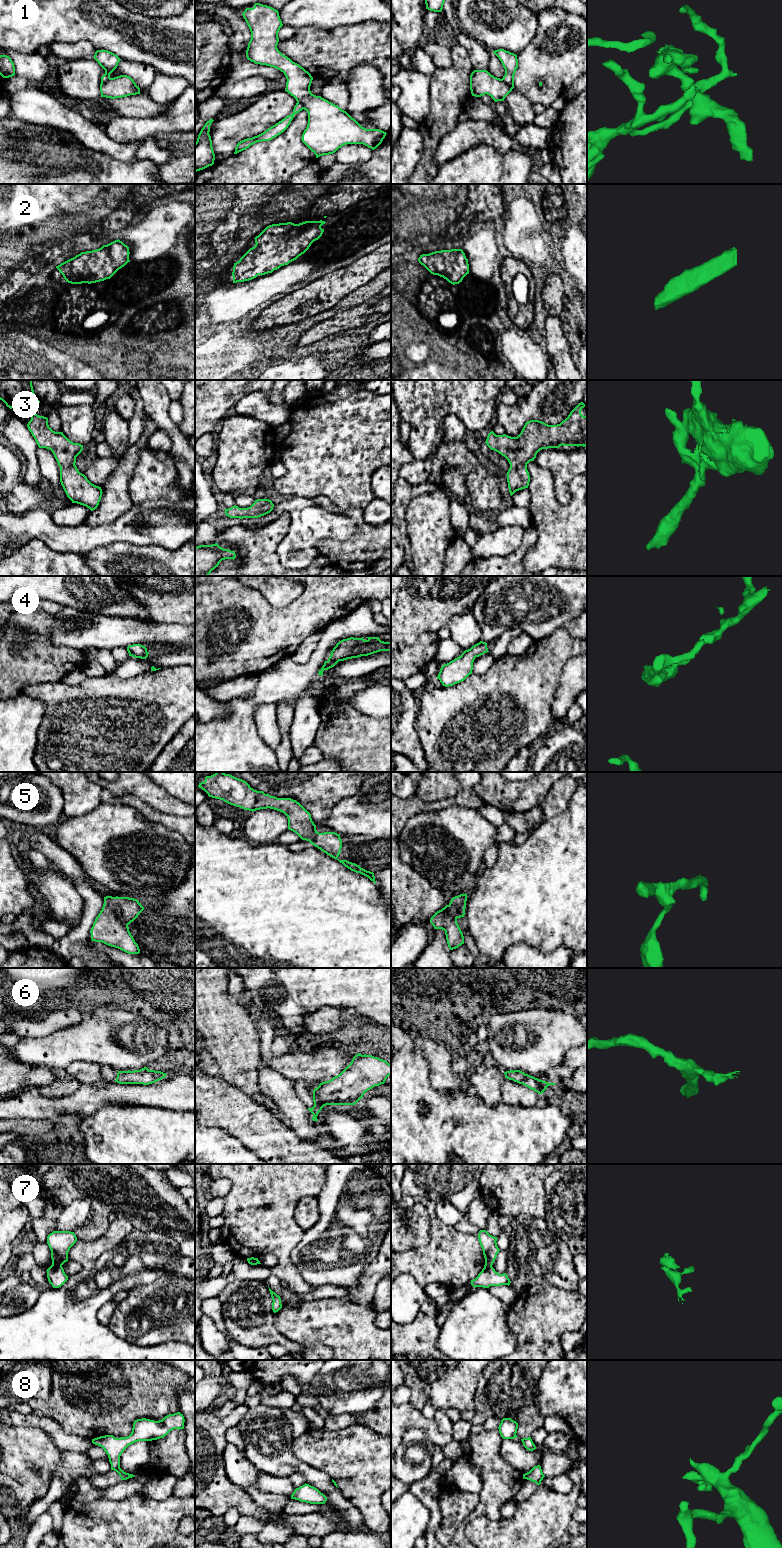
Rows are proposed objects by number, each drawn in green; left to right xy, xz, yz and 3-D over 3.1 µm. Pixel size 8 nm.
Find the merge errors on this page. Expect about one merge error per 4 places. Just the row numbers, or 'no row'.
1, 7

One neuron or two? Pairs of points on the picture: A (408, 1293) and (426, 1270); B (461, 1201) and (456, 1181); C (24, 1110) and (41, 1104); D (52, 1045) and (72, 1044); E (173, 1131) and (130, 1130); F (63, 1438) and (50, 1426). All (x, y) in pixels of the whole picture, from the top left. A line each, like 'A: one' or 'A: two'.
A: two
B: one
C: one
D: one
E: one
F: one

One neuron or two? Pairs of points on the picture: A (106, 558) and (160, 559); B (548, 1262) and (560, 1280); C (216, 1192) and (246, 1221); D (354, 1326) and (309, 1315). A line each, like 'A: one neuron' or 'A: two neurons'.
A: one neuron
B: one neuron
C: two neurons
D: one neuron

